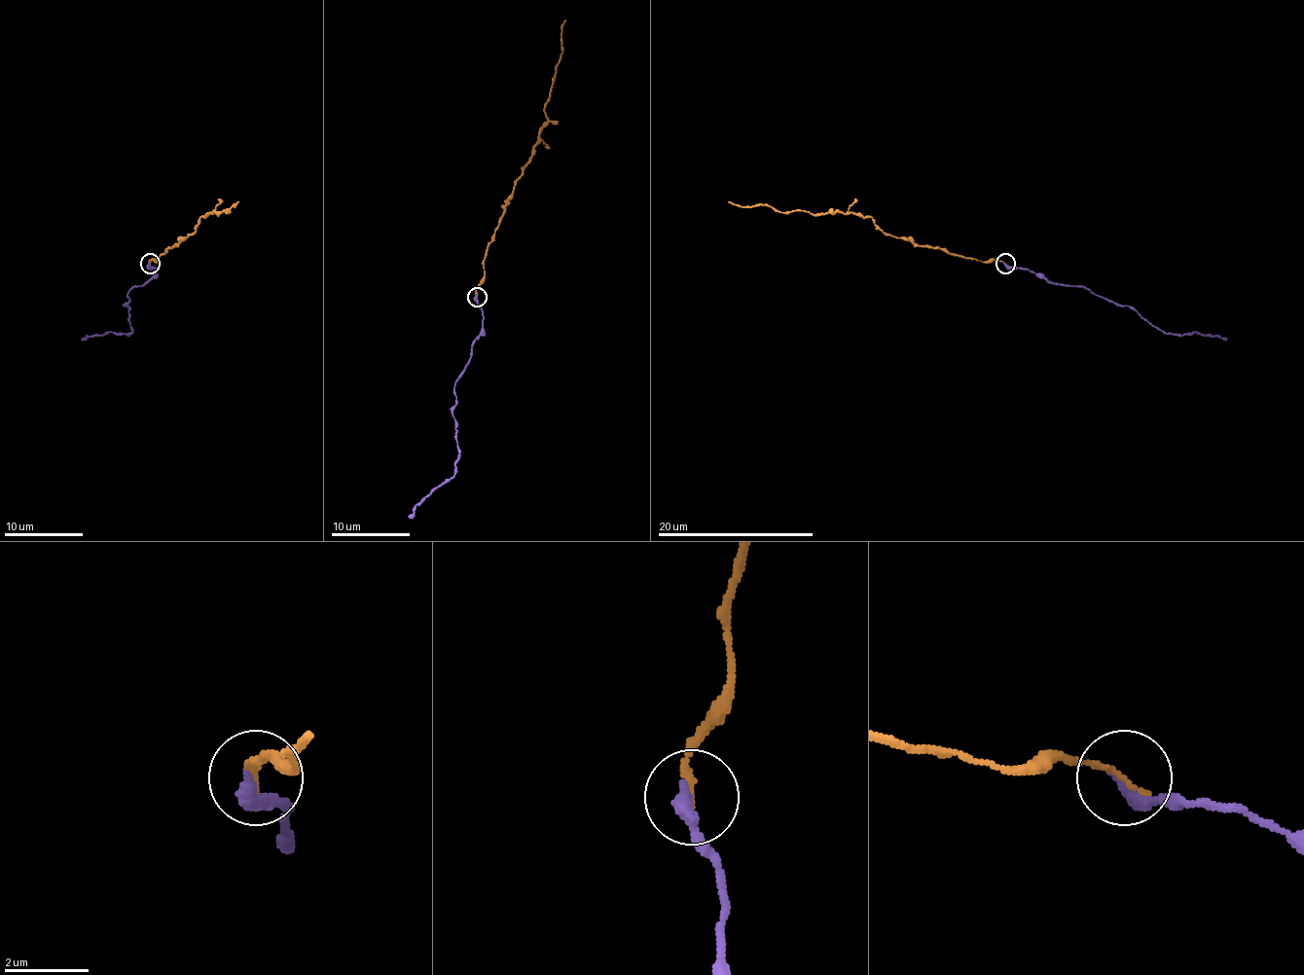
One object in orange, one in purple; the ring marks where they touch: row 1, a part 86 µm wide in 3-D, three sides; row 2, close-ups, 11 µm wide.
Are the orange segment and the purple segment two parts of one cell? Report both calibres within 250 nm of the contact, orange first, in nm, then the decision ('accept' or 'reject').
160 nm thick on the orange side, 360 nm on the other; accept

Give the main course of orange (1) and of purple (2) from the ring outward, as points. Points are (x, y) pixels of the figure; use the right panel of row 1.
1: (1005, 264), (915, 246), (886, 234), (870, 217), (779, 213), (766, 205), (739, 207), (729, 201)
2: (1005, 264), (1040, 273), (1054, 283), (1083, 285), (1106, 299), (1126, 305), (1170, 332), (1199, 332), (1224, 340)

